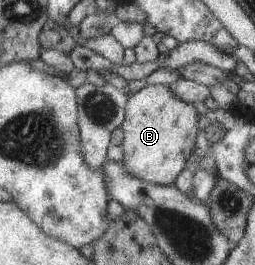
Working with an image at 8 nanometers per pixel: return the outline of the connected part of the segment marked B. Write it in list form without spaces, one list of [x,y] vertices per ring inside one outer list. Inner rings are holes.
[[[147,84],[127,98],[120,128],[124,168],[139,179],[165,186],[173,183],[194,151],[198,113],[194,104],[179,99],[167,84]]]

